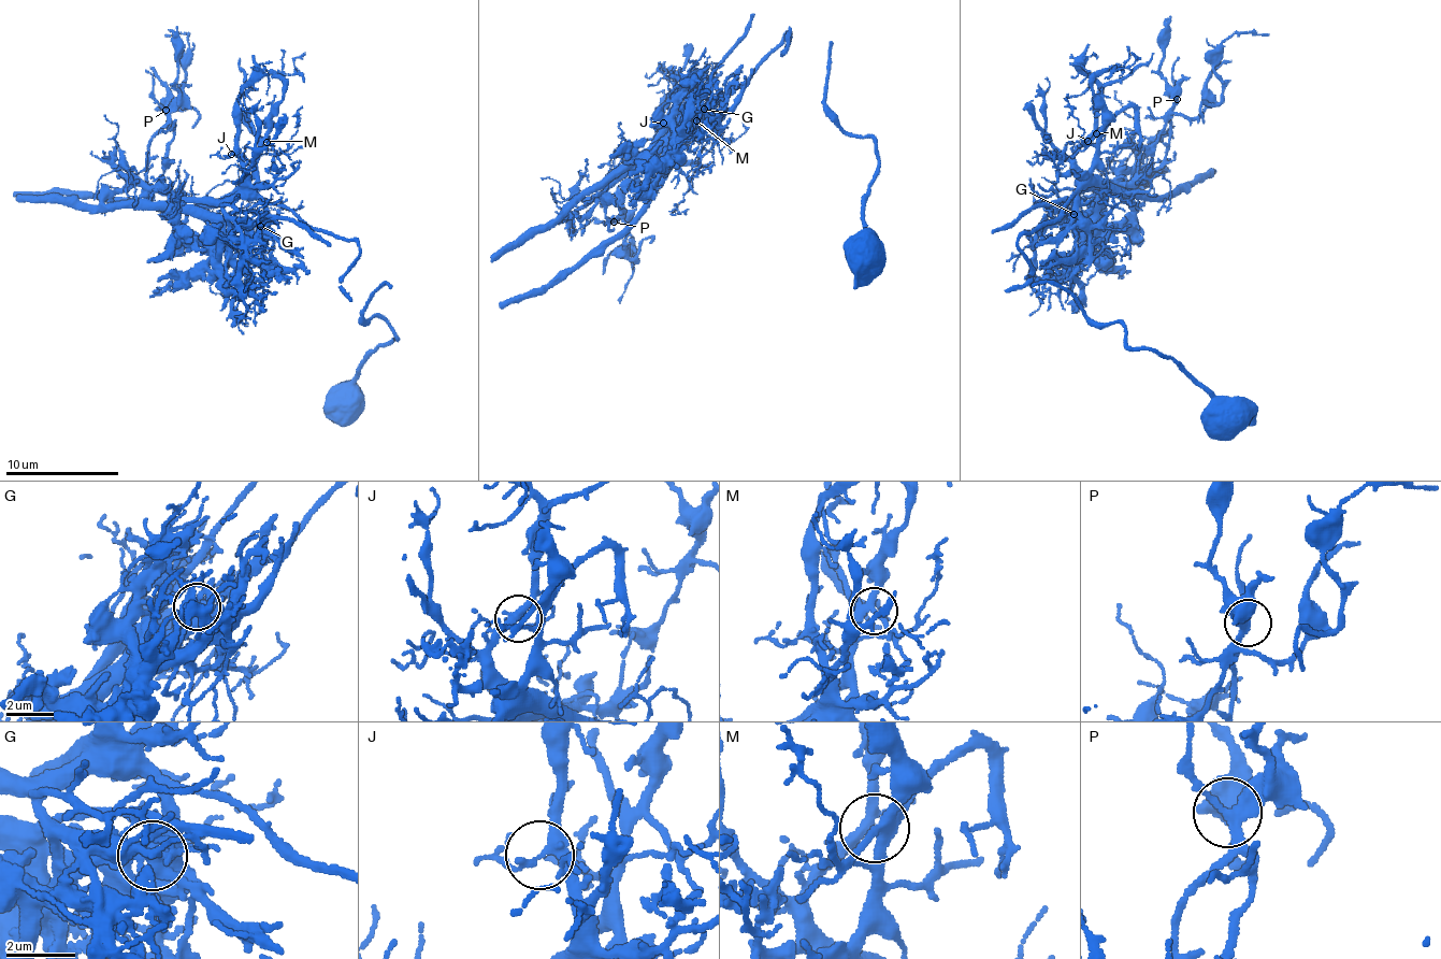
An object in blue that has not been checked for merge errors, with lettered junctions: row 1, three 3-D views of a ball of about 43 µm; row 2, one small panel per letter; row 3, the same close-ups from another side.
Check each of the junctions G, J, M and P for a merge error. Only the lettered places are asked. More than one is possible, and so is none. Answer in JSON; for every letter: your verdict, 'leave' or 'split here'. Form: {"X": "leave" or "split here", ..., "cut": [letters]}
{"G": "split here", "J": "leave", "M": "leave", "P": "leave", "cut": ["G"]}

